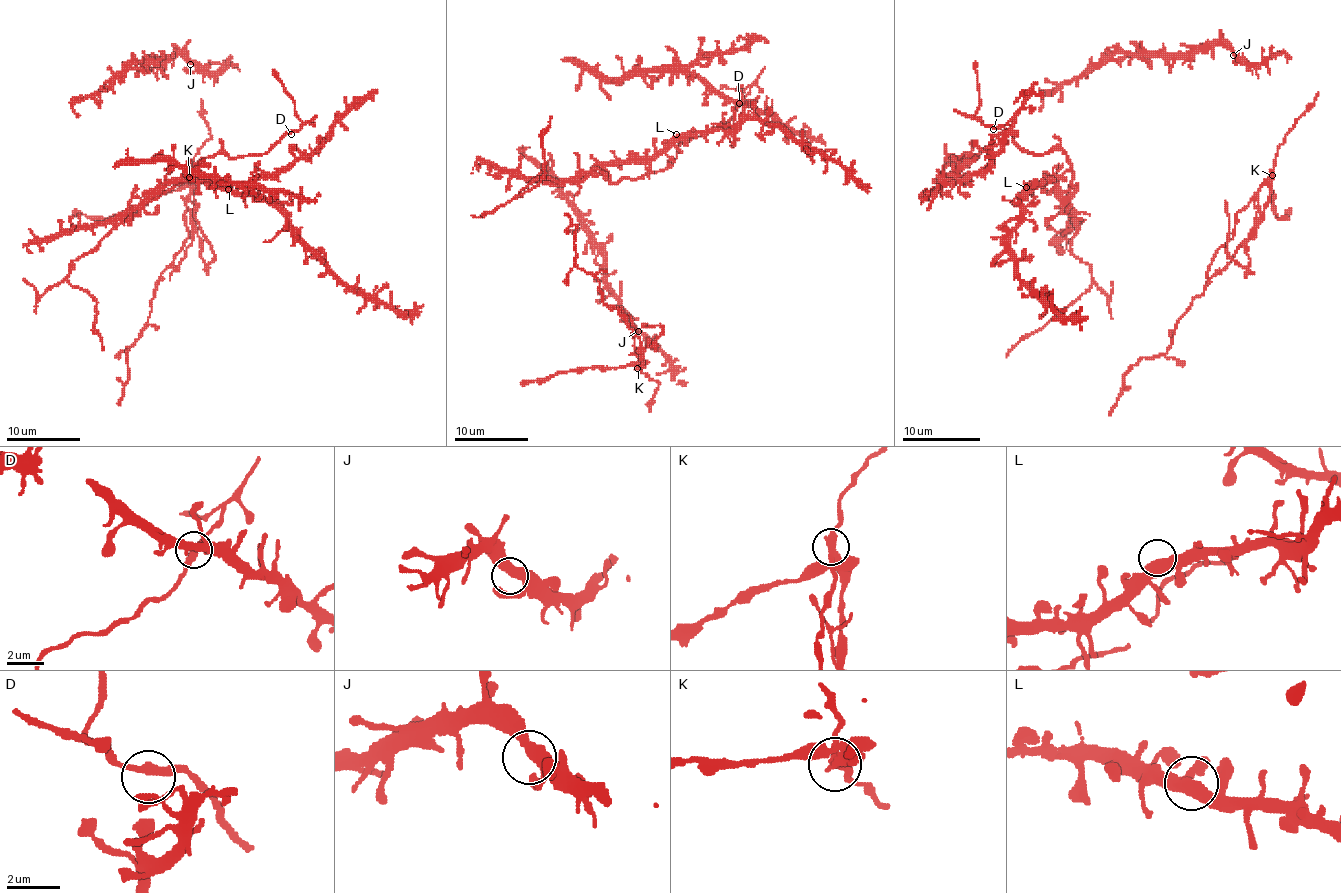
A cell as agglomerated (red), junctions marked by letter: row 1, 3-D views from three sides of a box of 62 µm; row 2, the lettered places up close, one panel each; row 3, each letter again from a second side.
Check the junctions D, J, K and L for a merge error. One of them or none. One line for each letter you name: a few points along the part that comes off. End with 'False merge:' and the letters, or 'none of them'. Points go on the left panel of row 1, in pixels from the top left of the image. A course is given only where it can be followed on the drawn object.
K: foreign part runs (190, 178), (194, 229), (201, 240), (203, 260), (208, 264), (214, 255), (195, 218), (195, 201)
False merge: K

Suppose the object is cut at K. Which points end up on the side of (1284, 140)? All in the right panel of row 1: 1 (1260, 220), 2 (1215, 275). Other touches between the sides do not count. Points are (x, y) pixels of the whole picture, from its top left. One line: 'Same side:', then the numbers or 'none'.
Same side: none

